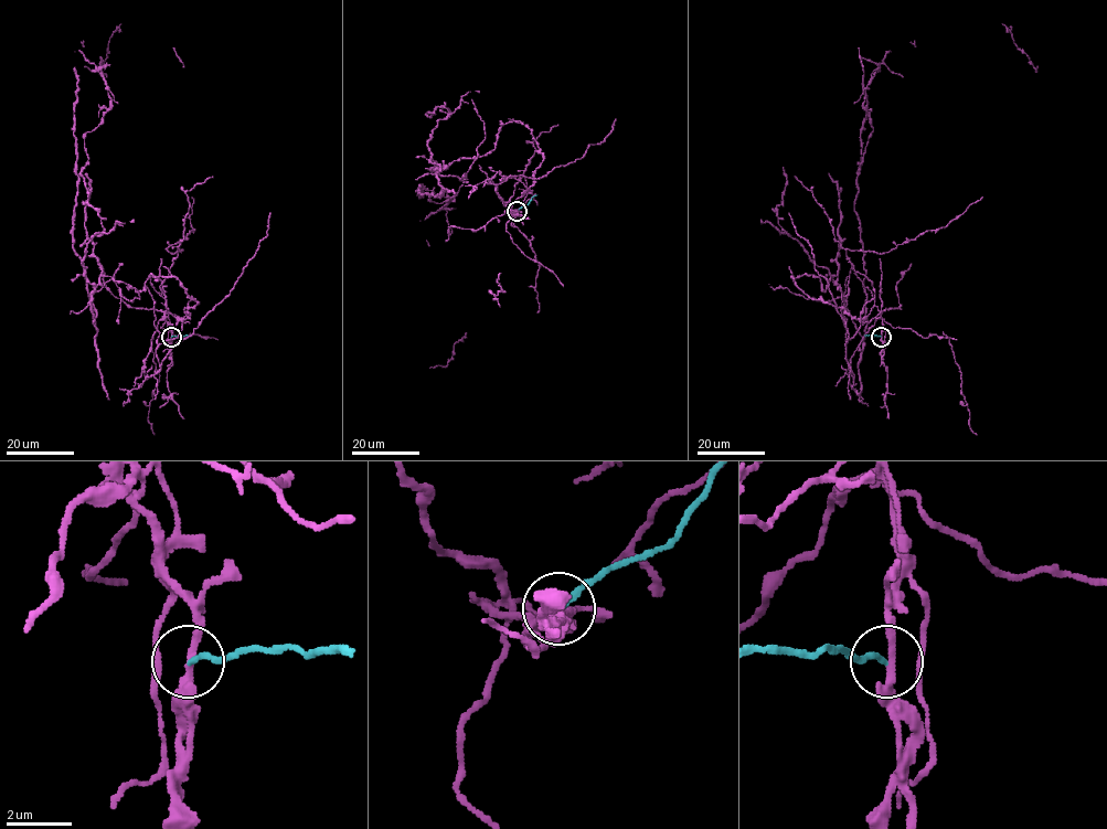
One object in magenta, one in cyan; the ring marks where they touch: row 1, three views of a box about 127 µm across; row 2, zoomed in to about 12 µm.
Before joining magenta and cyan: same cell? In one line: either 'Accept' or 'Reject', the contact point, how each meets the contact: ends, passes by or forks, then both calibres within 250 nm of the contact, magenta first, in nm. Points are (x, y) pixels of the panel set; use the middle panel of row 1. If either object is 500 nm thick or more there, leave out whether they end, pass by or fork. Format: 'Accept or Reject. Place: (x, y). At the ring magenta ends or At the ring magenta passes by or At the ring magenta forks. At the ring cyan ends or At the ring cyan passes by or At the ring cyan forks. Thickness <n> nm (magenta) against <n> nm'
Reject. Place: (517, 211). At the ring magenta passes by. At the ring cyan ends. Thickness 240 nm (magenta) against 170 nm

